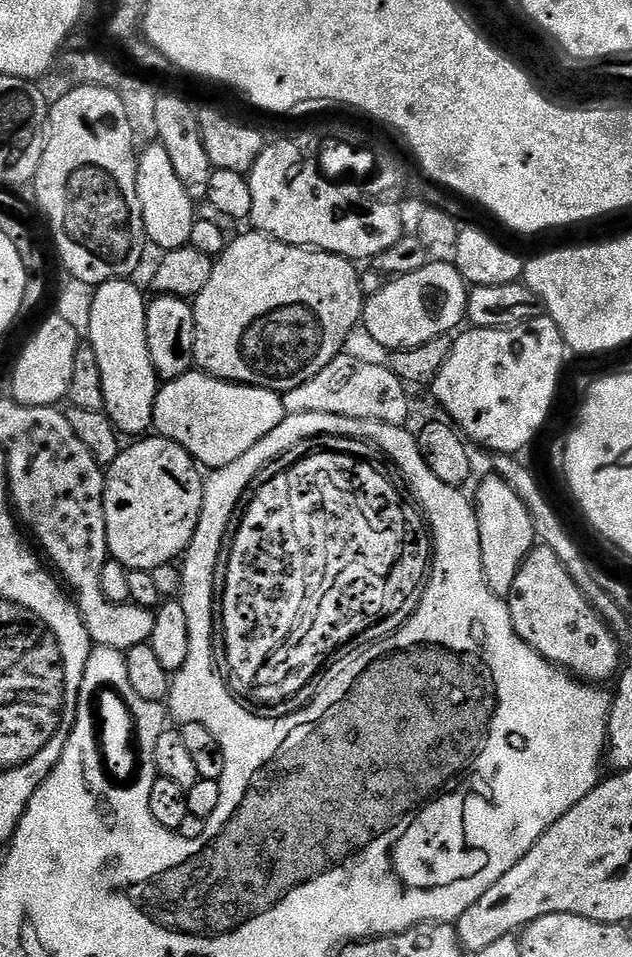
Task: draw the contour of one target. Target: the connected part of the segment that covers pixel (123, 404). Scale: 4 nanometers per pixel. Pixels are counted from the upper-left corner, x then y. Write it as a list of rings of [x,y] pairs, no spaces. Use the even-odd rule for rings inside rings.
[[[135,279],[111,280],[99,285],[90,310],[87,343],[92,345],[102,374],[104,410],[117,432],[128,438],[140,438],[152,428],[158,377],[150,358],[146,338],[148,300]]]

